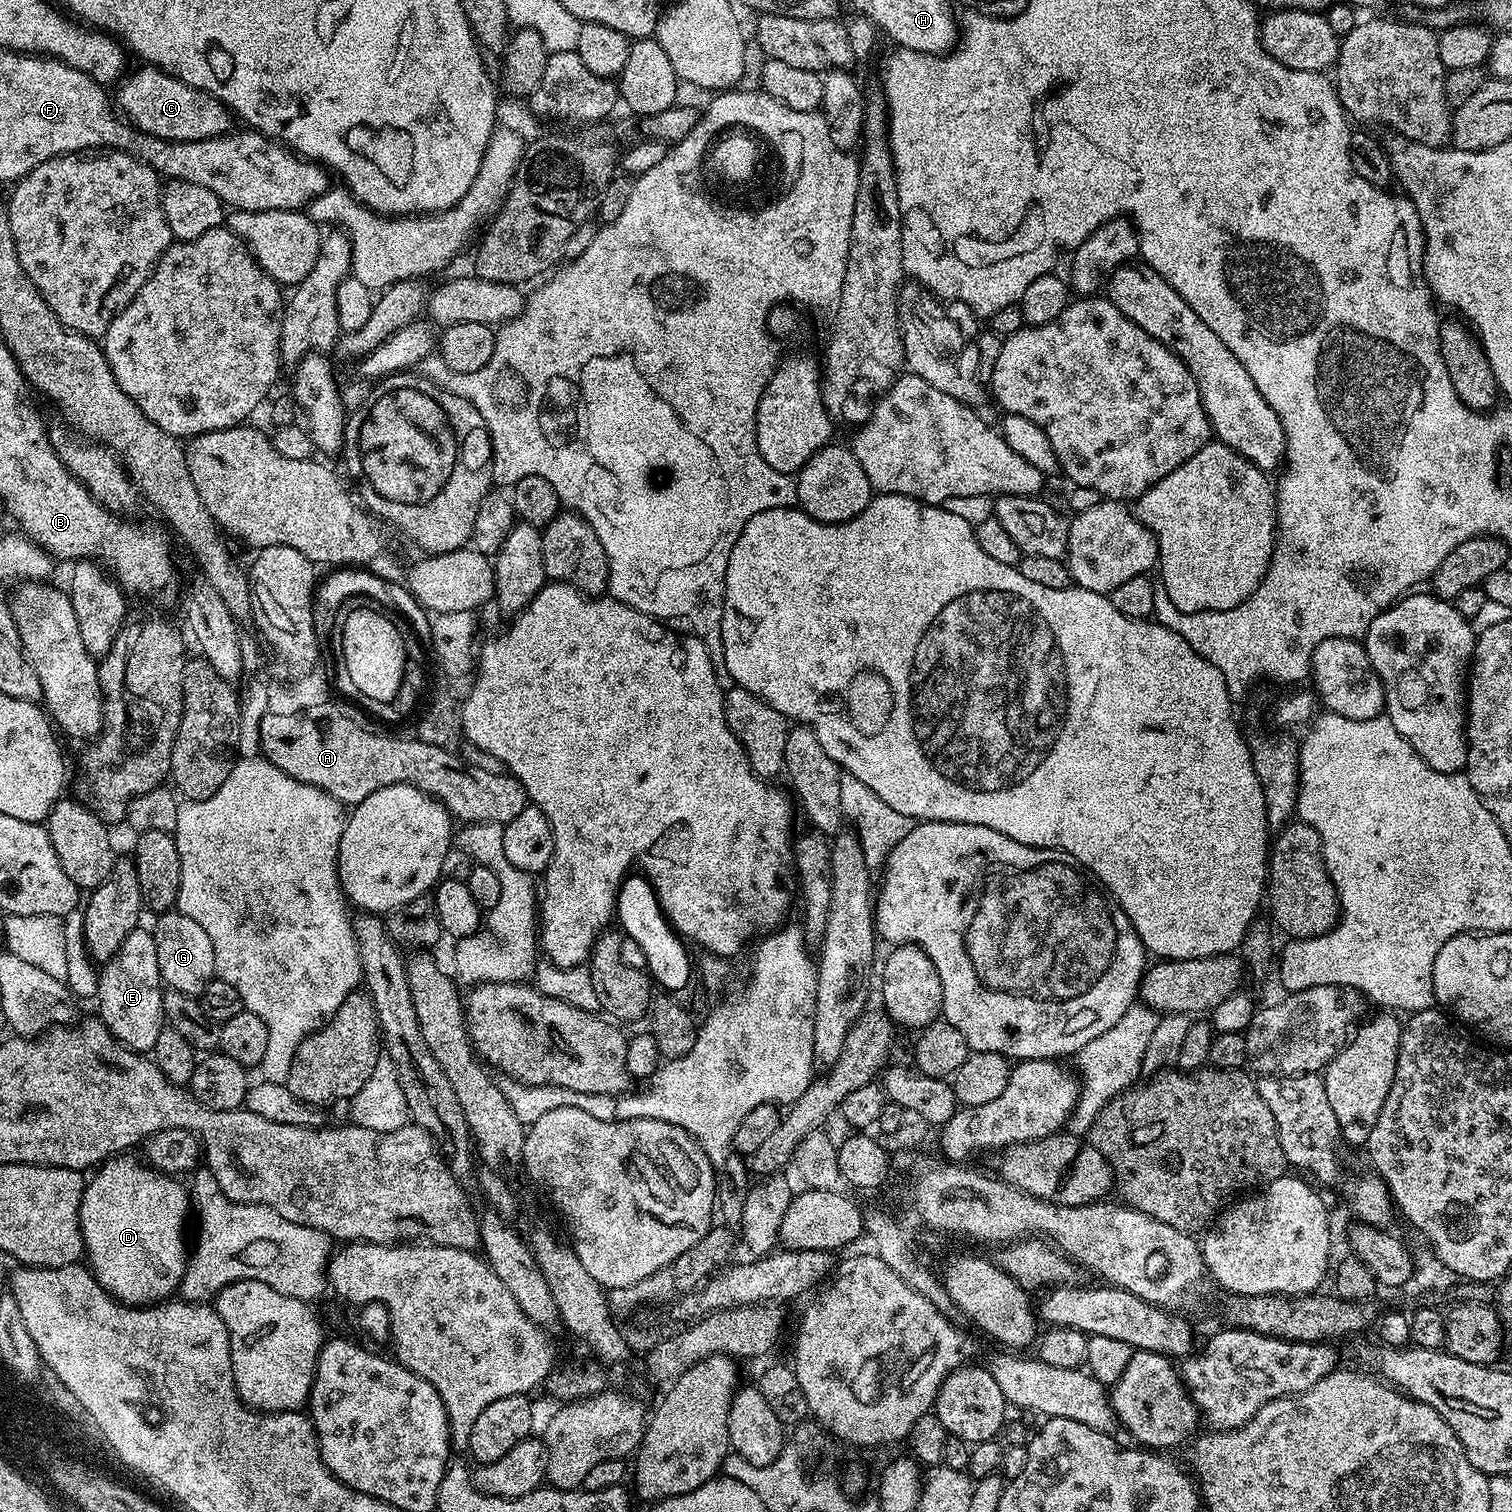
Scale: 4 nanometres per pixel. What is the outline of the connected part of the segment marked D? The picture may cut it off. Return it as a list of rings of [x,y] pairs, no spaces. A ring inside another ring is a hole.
[[[117,1154],[105,1160],[95,1169],[96,1177],[91,1178],[85,1187],[80,1208],[83,1251],[96,1281],[121,1304],[152,1306],[167,1301],[171,1297],[168,1295],[179,1289],[188,1265],[190,1244],[184,1241],[184,1223],[188,1220],[188,1208],[190,1212],[190,1192],[176,1181],[179,1179],[130,1157],[128,1154]]]

